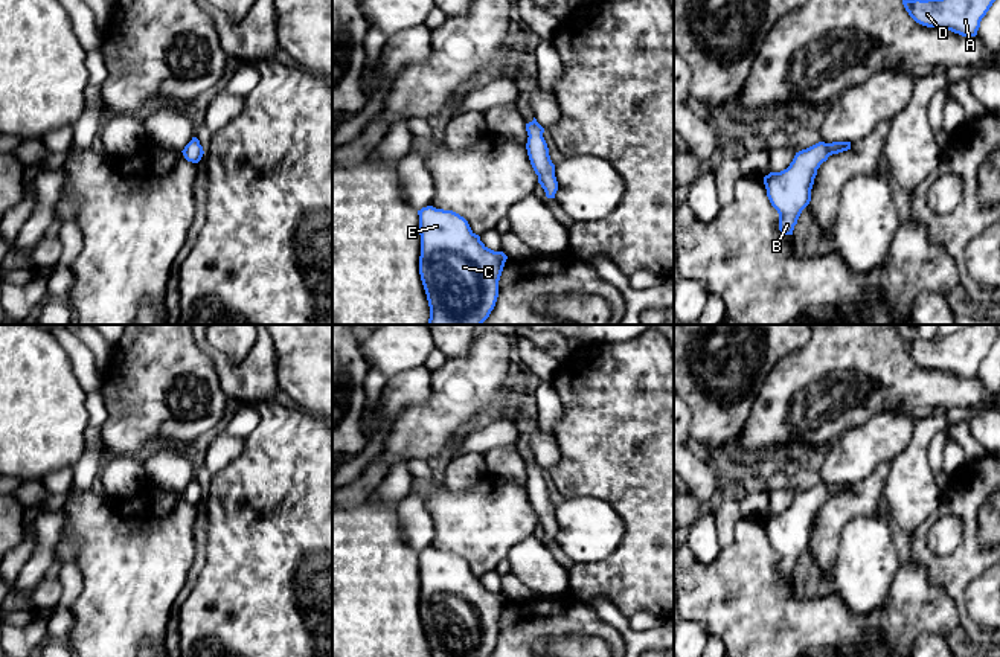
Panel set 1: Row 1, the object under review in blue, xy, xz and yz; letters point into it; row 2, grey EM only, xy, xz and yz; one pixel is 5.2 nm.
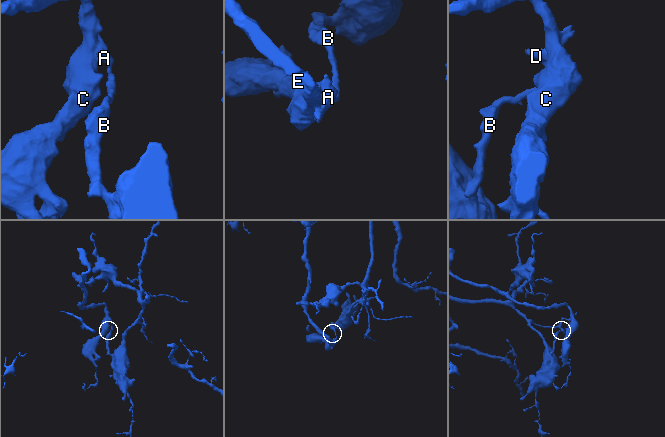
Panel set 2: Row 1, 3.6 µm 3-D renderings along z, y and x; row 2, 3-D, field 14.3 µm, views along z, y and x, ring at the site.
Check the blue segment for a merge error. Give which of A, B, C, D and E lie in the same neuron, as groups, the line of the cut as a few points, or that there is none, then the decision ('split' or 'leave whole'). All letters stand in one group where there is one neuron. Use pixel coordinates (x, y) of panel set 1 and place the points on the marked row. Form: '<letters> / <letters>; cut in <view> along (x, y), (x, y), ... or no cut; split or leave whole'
A C D E / B; cut in xz along (541, 134), (529, 136); split

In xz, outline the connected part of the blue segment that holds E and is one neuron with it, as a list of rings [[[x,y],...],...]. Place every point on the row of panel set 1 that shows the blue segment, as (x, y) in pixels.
[[[427,206],[418,215],[428,325],[482,325],[495,306],[508,256],[488,248],[453,210]]]

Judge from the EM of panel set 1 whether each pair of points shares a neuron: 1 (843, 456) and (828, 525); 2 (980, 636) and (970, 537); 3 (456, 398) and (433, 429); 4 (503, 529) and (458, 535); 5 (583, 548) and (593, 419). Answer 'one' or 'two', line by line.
1: two
2: one
3: one
4: one
5: two

